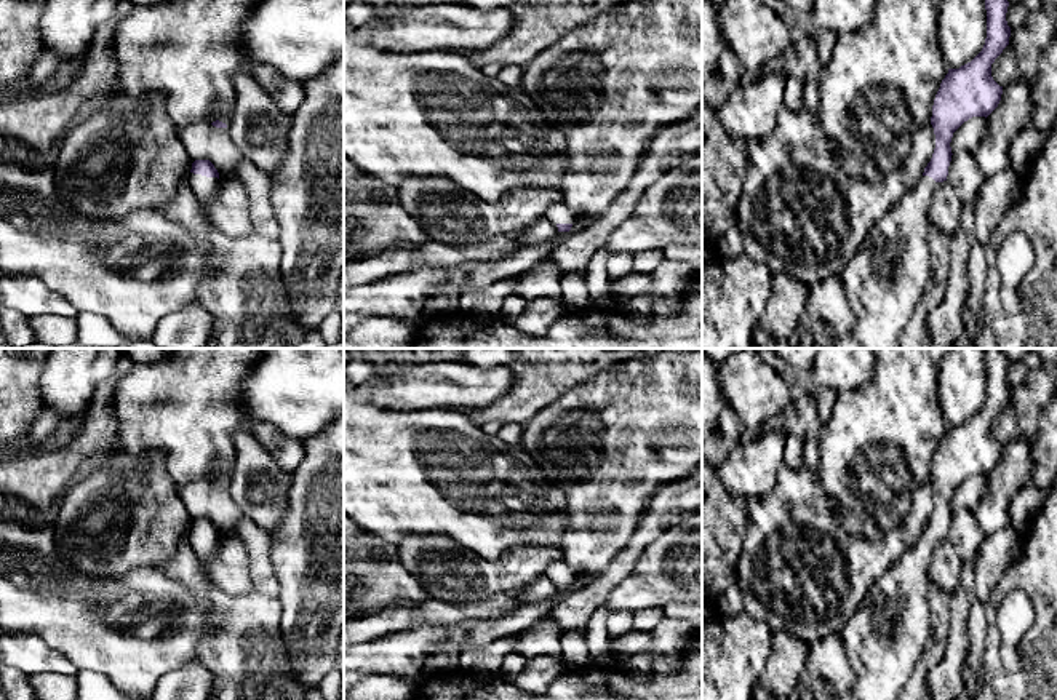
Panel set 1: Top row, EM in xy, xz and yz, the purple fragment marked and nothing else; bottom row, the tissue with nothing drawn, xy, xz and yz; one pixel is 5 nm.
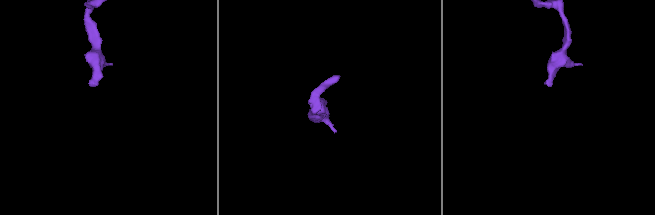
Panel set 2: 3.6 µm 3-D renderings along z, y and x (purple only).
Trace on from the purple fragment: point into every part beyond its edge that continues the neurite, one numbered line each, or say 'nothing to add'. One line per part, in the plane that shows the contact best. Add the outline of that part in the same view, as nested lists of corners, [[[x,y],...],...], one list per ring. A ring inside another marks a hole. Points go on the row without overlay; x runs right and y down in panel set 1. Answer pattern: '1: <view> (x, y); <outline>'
1: xy (205, 547); [[[190,531],[190,545],[193,547],[201,574],[205,575],[206,564],[217,555],[219,537]]]

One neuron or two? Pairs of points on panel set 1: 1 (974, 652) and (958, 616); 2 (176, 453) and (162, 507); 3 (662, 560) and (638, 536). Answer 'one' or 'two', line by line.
1: two
2: two
3: two

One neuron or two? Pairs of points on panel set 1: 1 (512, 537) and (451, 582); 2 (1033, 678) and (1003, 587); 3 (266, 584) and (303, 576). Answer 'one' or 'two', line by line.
1: two
2: one
3: two

